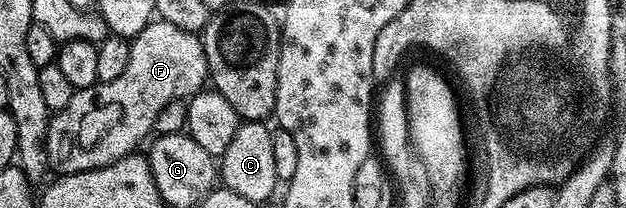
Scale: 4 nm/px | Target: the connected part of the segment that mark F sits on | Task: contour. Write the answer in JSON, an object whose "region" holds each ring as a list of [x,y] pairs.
{"region":[[[153,20],[139,35],[130,41],[131,56],[126,69],[109,83],[98,81],[91,87],[76,89],[67,106],[54,113],[49,120],[45,135],[45,153],[50,169],[58,175],[81,173],[102,168],[121,157],[132,155],[147,134],[154,129],[155,118],[160,110],[173,100],[188,99],[202,91],[208,83],[211,70],[207,66],[206,51],[196,33],[179,30],[177,26],[162,20]]]}

